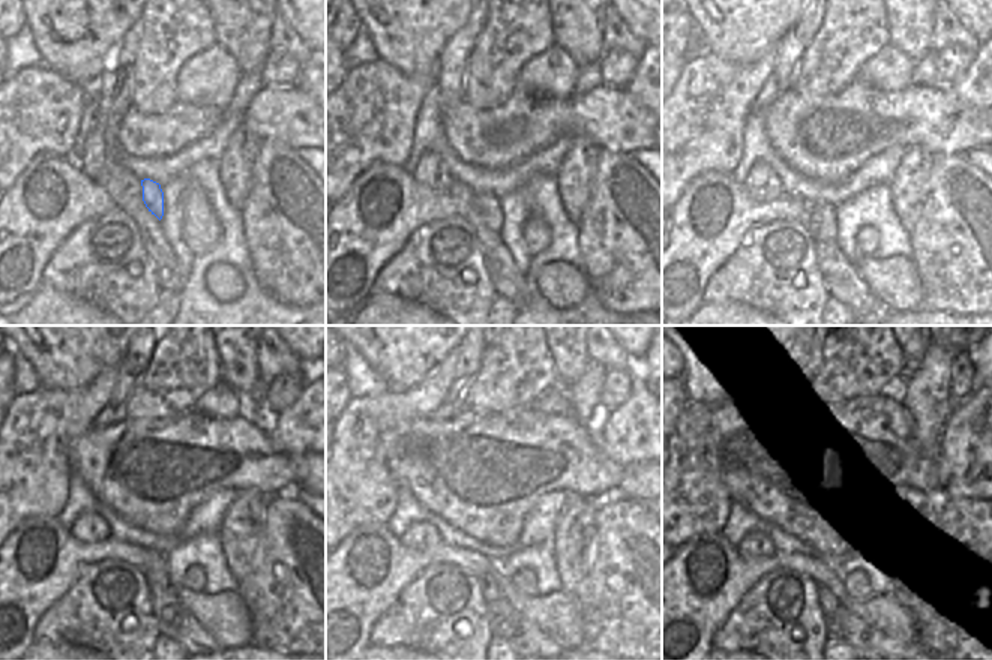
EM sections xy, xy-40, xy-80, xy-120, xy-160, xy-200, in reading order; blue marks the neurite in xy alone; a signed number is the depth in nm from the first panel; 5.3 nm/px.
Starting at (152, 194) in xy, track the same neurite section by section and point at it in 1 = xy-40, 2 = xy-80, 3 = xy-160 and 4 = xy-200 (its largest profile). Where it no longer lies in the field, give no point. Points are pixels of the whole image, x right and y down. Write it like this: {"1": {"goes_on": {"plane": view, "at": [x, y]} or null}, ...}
{"1": {"goes_on": {"plane": "xy-40", "at": [489, 210]}}, "2": {"goes_on": {"plane": "xy-80", "at": [823, 225]}}, "3": {"goes_on": {"plane": "xy-160", "at": [491, 593]}}, "4": {"goes_on": {"plane": "xy-200", "at": [829, 602]}}}

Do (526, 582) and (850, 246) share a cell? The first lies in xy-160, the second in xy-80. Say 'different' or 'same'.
different

